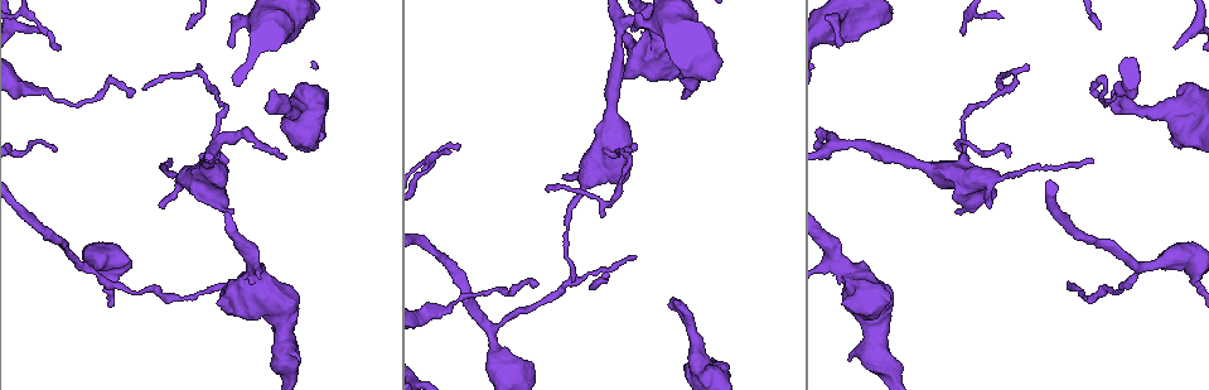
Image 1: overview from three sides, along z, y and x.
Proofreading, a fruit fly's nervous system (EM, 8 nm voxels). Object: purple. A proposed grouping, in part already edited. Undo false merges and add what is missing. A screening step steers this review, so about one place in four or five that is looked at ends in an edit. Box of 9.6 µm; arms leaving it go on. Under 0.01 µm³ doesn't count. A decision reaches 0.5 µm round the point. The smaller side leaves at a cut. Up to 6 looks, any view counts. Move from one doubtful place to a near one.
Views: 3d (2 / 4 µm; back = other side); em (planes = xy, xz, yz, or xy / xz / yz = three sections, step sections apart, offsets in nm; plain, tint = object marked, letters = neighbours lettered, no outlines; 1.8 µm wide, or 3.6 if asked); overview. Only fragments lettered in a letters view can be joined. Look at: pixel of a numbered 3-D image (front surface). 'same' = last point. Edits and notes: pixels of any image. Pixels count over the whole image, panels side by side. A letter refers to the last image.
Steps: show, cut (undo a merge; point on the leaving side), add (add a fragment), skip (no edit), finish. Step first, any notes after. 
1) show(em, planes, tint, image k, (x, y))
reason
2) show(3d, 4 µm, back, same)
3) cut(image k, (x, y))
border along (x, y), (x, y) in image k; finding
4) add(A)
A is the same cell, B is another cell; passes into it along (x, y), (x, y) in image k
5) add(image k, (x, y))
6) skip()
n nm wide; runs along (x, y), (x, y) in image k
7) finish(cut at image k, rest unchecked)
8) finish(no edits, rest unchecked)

show(em, planes, tint, image 1, (263, 108))
an open end

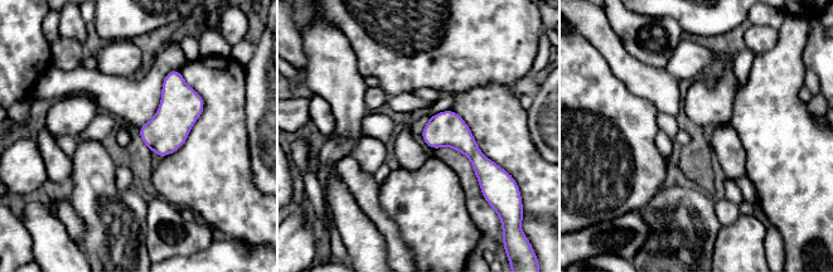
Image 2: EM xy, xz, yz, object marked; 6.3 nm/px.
show(em, planes, letters, same)
what lies round it

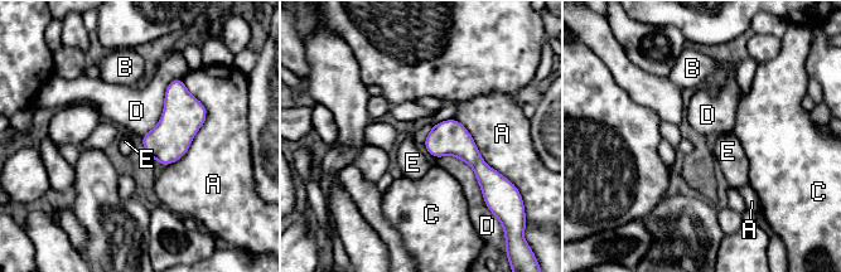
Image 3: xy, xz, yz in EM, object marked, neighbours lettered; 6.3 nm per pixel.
skip()
A touches over 550 nm; A, B, C, D and E are other cells; border along (183, 78), (140, 139) in image 3; none of them fits

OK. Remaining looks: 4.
show(3d, 4 µm, back, image 1, (855, 280))
sudden change in width

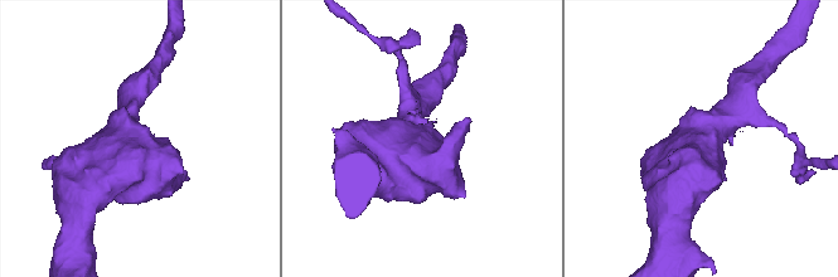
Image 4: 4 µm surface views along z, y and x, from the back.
show(em, 3.6 µm, planes, letters, image 4, (120, 138))

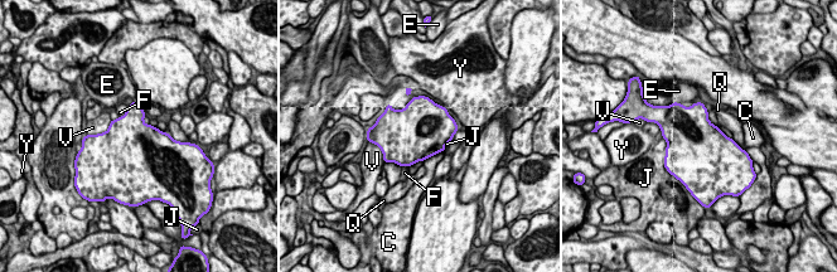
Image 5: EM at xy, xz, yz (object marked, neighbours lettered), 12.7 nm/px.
skip()
700 nm wide; C, E, F, J, Q, V and Y are other cells; border along (156, 126), (167, 132) in image 5; continuous, no second cell

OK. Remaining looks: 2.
show(em, xz, step 4, letters, image 1, (1145, 269))

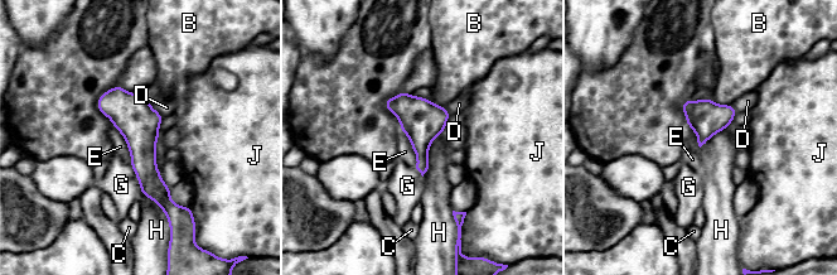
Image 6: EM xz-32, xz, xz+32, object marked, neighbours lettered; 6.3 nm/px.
skip()
B, C, D, E, G, H and J are other cells; all the same cell

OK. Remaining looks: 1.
finish(no edits, rest unchecked)

